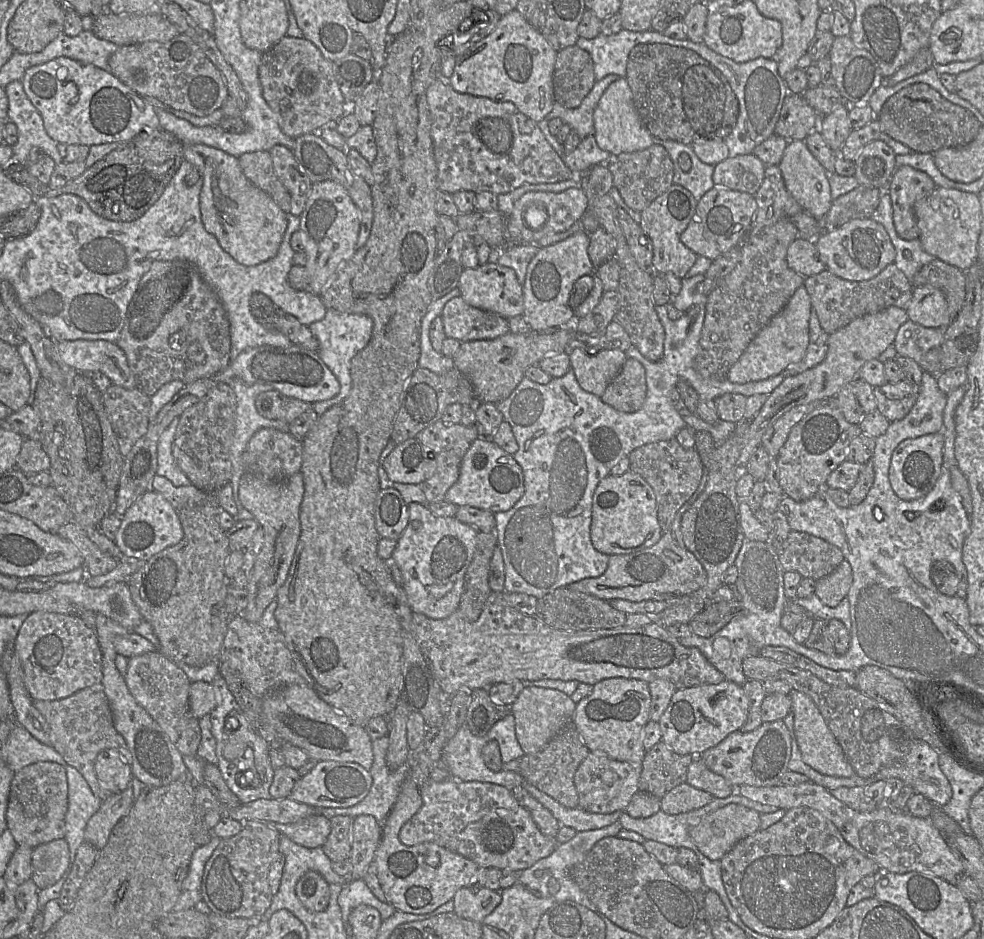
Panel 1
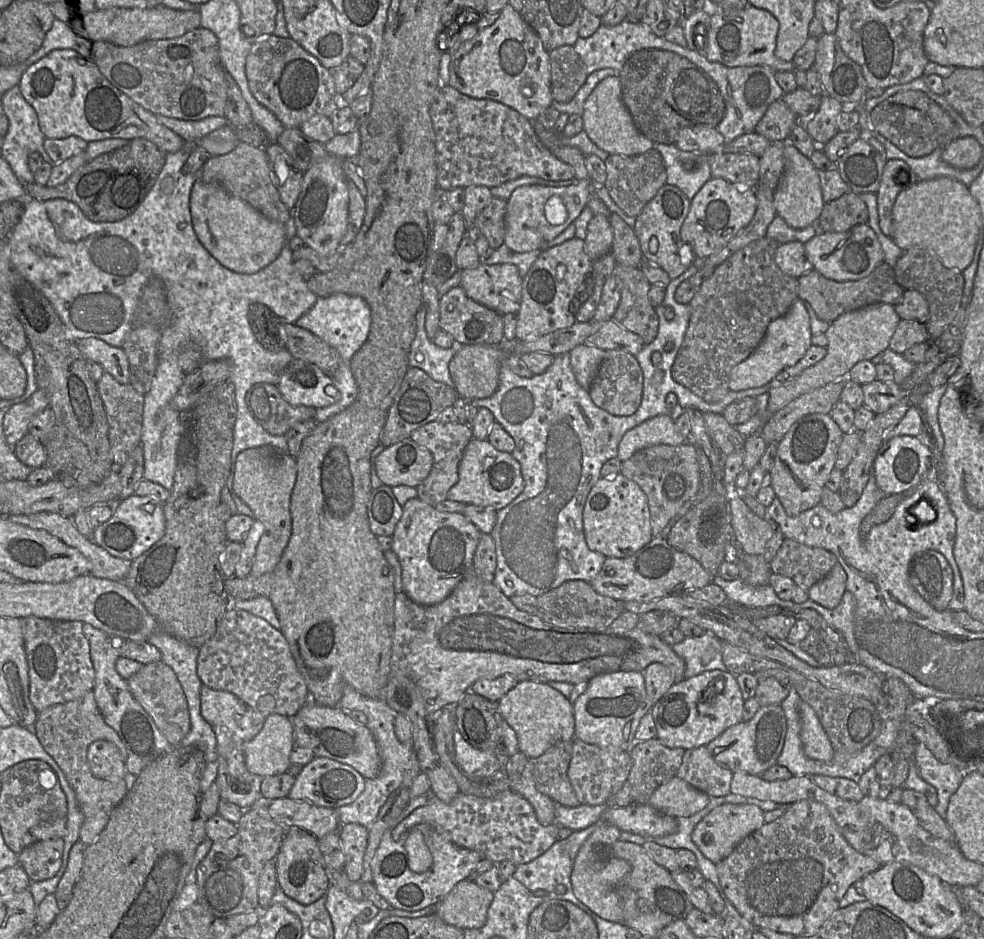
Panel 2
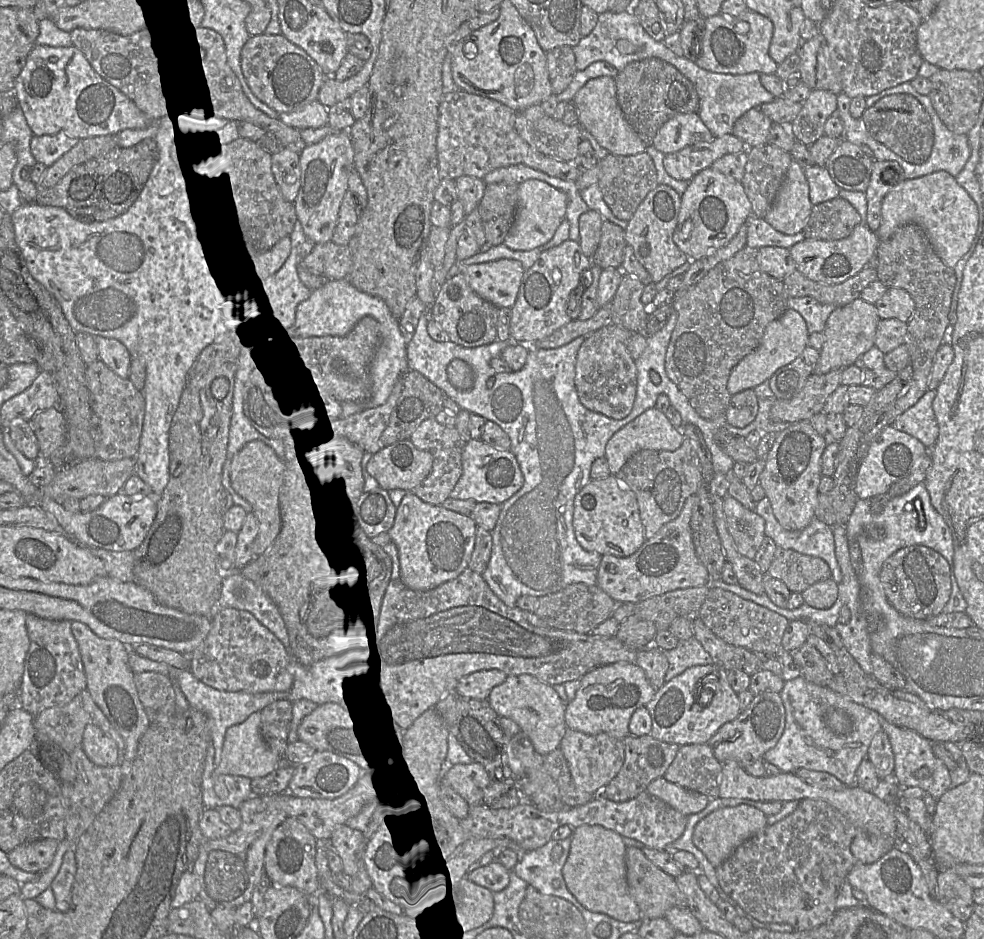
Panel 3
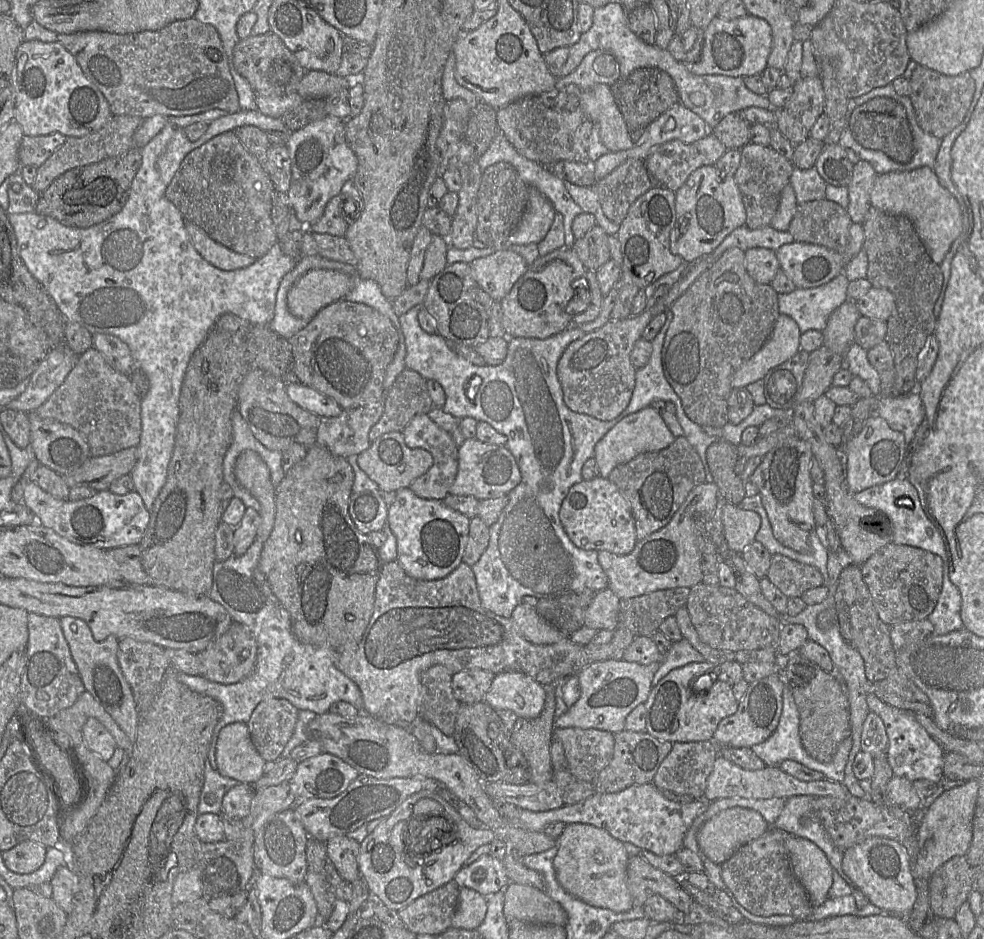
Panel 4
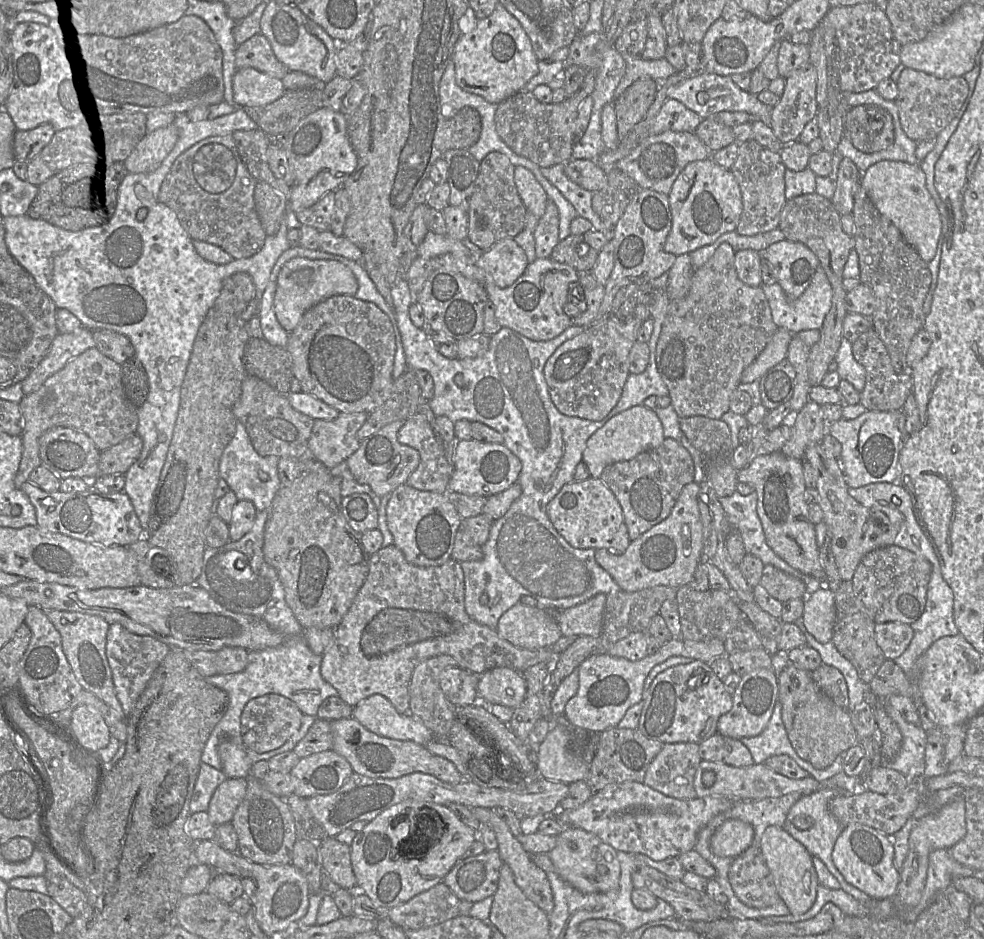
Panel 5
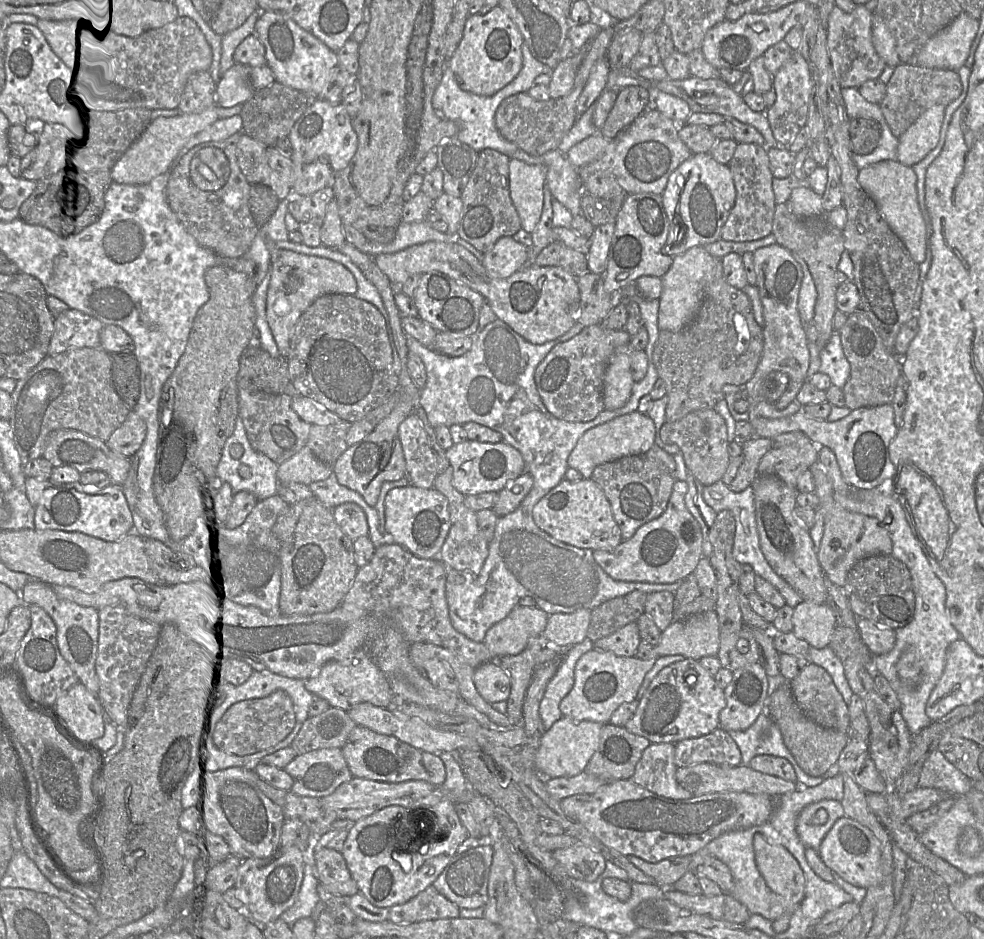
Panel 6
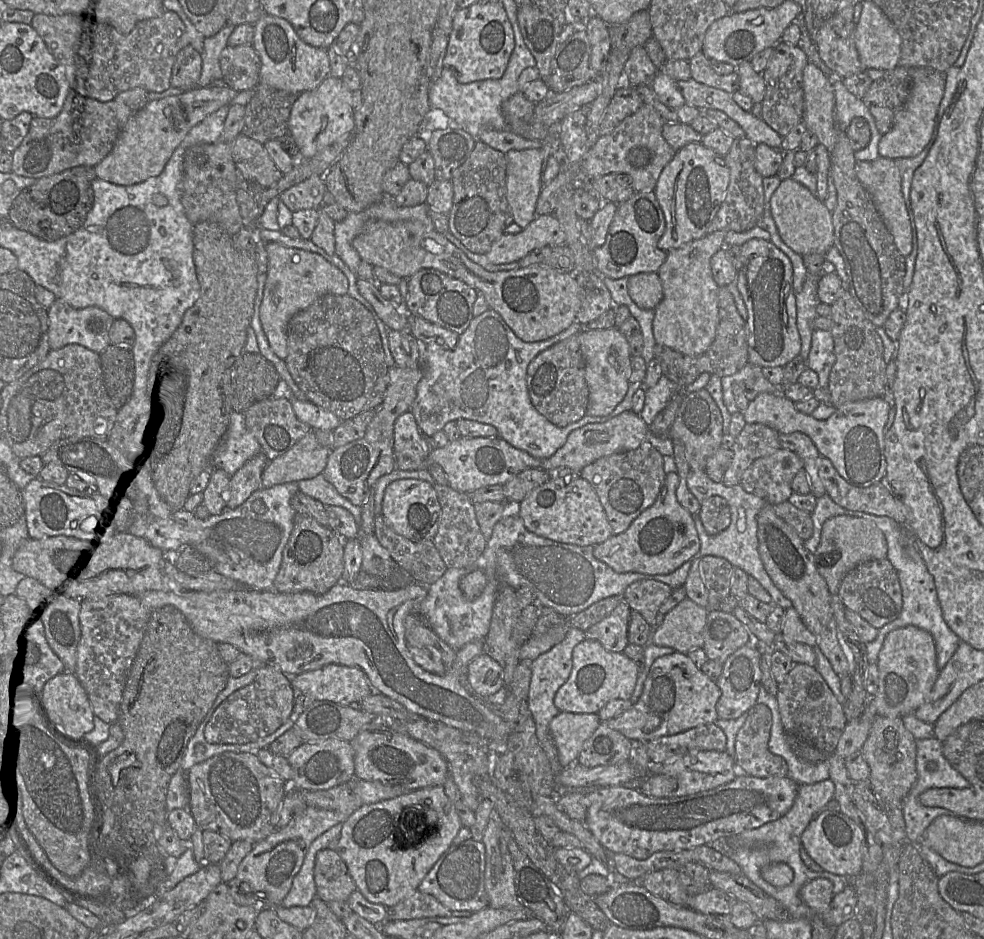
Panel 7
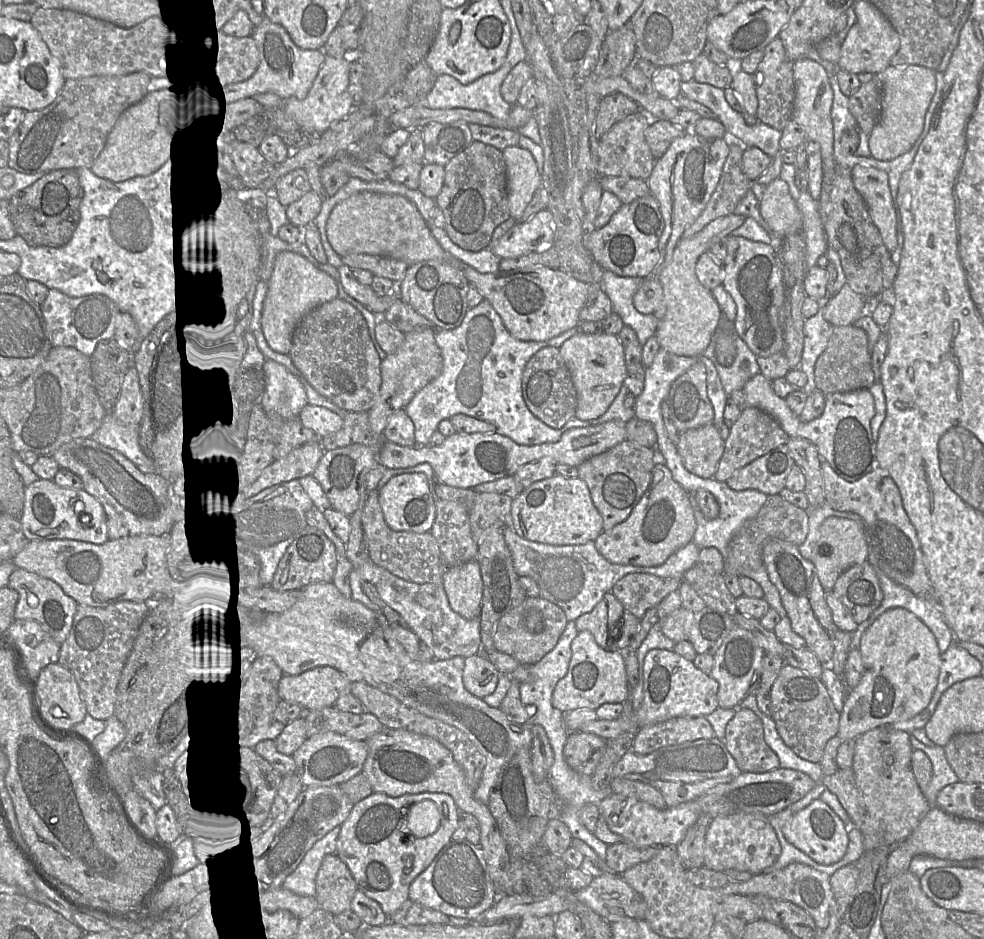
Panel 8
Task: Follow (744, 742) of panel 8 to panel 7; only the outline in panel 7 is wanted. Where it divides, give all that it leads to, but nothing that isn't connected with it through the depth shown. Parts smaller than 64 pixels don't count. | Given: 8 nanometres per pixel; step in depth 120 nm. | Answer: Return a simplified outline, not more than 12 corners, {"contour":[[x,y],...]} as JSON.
{"contour":[[756,703],[735,739],[741,774],[786,777],[768,749],[772,715]]}

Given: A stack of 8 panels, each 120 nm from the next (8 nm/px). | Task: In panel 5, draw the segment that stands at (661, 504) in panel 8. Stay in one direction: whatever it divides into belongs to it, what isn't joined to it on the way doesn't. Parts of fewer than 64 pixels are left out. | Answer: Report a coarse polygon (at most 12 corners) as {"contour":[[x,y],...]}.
{"contour":[[697,482],[624,553],[595,549],[621,591],[690,583],[703,555]]}

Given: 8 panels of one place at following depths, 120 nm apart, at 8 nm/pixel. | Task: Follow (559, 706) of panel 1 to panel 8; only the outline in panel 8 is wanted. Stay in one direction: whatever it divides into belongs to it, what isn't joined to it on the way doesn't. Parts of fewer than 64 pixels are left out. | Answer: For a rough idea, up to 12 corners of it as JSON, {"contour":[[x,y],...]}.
{"contour":[[482,653],[465,658],[463,684],[482,699],[499,670]]}

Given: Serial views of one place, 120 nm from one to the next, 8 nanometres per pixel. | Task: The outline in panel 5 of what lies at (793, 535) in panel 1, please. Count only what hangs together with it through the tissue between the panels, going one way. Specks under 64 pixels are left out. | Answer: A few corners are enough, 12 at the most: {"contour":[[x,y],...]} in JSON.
{"contour":[[766,565],[759,583],[782,603],[803,599],[806,584]]}

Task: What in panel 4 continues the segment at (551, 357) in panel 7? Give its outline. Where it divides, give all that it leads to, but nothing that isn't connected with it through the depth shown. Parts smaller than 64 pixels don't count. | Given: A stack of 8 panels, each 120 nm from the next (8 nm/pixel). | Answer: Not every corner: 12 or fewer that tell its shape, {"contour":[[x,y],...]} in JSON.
{"contour":[[718,258],[690,263],[653,307],[567,346],[557,376],[570,410],[608,421],[635,387],[630,361],[651,319]]}

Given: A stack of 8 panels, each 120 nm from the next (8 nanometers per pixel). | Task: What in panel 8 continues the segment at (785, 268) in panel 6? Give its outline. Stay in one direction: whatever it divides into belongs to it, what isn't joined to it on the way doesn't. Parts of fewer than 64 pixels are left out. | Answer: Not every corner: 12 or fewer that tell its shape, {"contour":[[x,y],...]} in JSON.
{"contour":[[726,237],[722,286],[757,357],[782,352],[779,250]]}

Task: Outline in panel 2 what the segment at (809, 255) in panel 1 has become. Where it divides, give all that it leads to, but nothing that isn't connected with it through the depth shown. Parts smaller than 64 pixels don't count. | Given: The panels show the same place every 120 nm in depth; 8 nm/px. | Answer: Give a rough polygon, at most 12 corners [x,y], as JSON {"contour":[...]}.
{"contour":[[804,244],[779,245],[775,263],[784,274],[799,278],[813,270]]}

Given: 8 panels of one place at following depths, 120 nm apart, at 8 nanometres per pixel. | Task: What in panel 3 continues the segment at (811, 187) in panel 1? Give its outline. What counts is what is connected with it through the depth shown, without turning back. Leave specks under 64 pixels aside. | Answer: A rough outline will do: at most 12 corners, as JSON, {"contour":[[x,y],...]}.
{"contour":[[792,159],[764,219],[802,232],[812,206],[804,168]]}

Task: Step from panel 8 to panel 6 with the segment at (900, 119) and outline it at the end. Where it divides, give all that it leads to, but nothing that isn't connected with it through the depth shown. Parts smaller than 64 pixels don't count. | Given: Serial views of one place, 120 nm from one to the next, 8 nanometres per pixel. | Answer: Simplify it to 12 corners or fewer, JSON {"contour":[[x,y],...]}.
{"contour":[[945,106],[927,109],[898,139],[912,166],[940,138]]}

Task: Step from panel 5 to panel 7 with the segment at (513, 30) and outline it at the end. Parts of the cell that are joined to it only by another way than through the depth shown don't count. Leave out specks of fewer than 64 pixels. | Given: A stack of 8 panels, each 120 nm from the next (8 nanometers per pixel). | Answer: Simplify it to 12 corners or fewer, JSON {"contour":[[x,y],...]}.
{"contour":[[501,1],[459,8],[443,59],[462,84],[503,76]]}

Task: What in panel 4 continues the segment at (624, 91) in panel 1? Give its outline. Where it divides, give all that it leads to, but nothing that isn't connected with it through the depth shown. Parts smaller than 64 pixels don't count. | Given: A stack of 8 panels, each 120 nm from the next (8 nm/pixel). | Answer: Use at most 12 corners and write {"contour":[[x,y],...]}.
{"contour":[[612,87],[581,91],[579,106],[610,152],[635,145]]}

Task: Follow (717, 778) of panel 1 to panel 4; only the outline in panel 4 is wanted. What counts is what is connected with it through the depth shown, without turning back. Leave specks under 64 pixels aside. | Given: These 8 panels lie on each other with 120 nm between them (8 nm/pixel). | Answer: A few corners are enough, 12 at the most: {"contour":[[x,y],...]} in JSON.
{"contour":[[713,741],[674,742],[652,784],[703,798]]}

